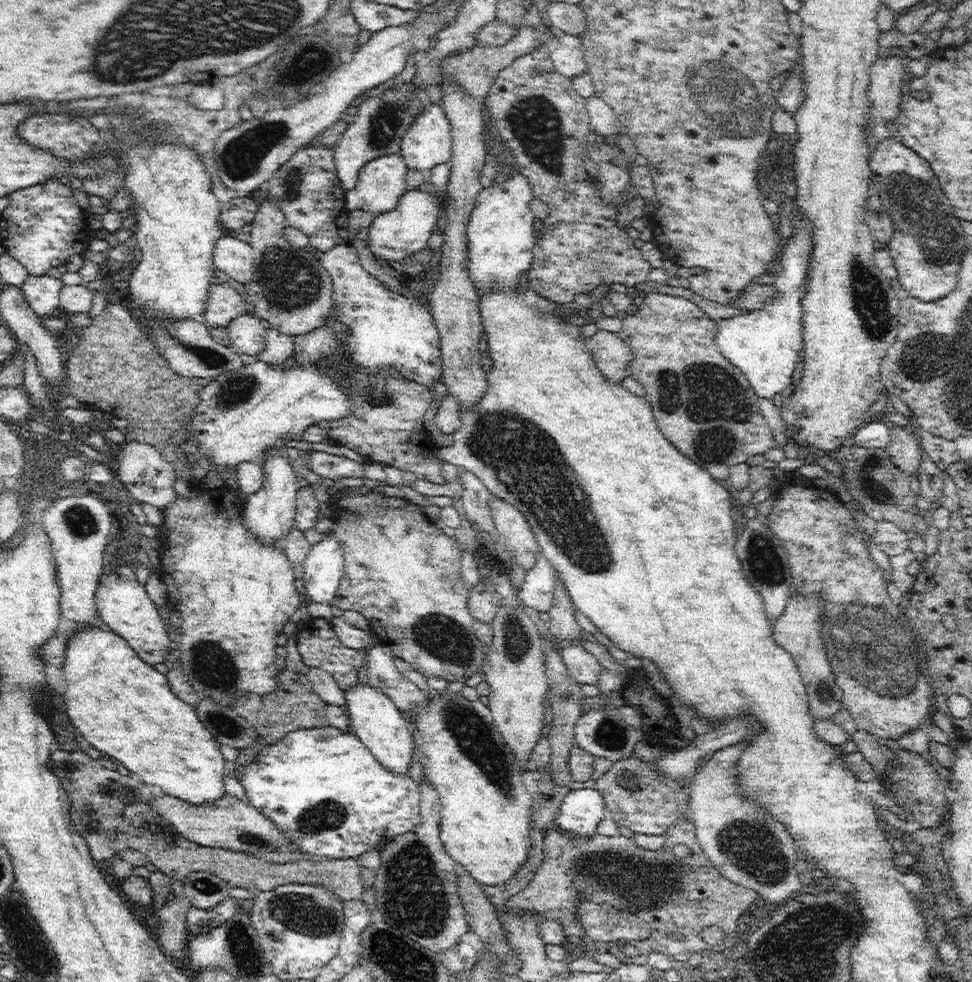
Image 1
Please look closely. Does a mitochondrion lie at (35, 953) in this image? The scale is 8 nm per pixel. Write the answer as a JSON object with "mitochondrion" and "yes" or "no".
{"mitochondrion":"no"}

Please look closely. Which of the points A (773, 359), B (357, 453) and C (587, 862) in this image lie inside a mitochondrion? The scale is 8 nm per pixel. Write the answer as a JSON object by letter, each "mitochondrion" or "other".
{"A":"other","B":"other","C":"mitochondrion"}

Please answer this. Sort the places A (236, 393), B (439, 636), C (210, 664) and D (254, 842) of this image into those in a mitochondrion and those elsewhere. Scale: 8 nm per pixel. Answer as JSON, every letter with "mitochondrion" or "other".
{"A":"mitochondrion","B":"mitochondrion","C":"mitochondrion","D":"mitochondrion"}

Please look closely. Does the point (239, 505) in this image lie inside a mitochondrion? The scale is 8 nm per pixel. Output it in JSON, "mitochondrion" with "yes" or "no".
{"mitochondrion":"no"}

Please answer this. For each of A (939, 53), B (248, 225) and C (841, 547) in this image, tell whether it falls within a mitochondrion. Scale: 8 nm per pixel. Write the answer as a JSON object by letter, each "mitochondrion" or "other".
{"A":"other","B":"other","C":"other"}

